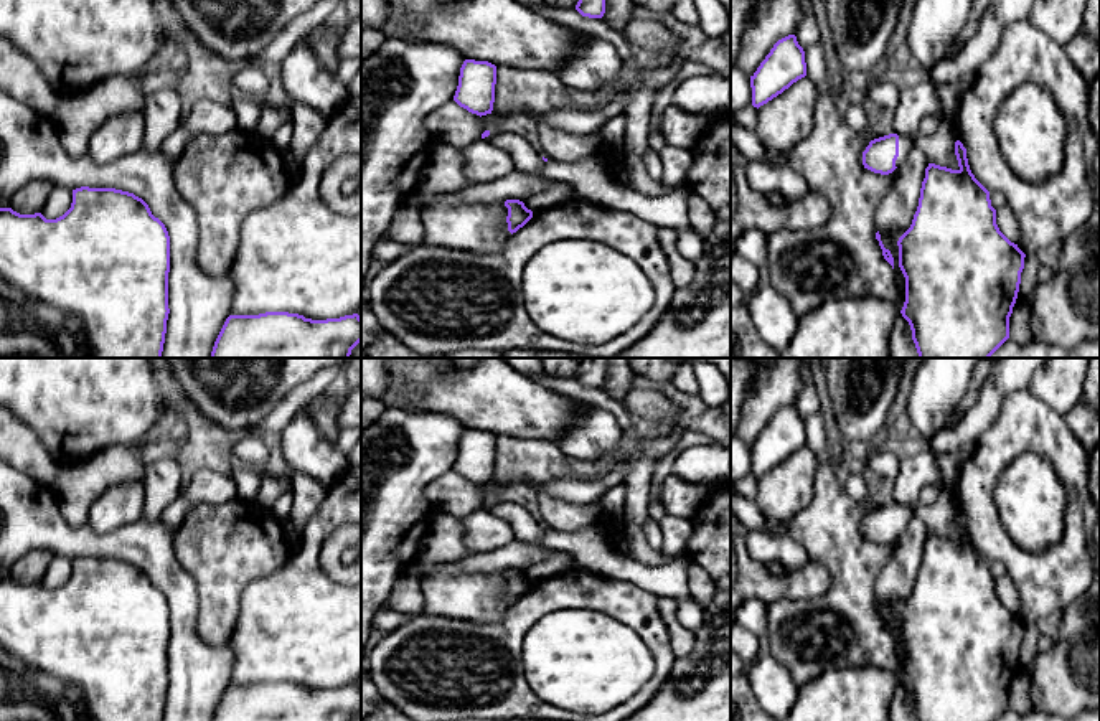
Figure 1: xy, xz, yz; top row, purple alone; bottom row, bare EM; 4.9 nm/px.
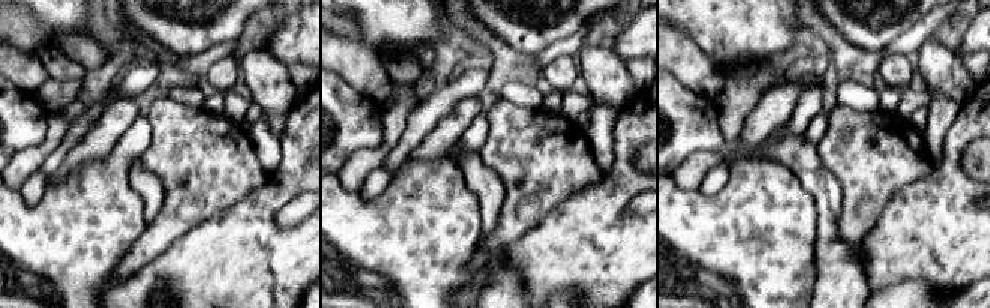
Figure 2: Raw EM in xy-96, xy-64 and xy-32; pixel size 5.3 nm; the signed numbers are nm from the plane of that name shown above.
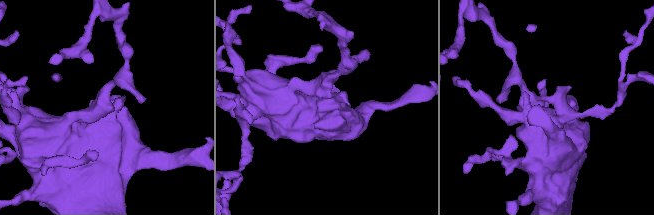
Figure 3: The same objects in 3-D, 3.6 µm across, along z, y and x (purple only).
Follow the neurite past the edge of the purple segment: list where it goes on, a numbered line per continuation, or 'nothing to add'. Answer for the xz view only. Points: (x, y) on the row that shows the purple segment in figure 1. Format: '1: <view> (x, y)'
nothing to add

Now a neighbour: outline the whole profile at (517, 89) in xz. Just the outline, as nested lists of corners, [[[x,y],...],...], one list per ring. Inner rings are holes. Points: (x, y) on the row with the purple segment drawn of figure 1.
[[[496,68],[493,117],[534,111],[546,114],[559,109],[581,109],[569,102],[567,87],[548,69]]]

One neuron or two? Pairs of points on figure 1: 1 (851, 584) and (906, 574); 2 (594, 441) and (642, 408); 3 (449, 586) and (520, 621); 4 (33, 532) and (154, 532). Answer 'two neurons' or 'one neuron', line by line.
1: two neurons
2: two neurons
3: two neurons
4: one neuron

